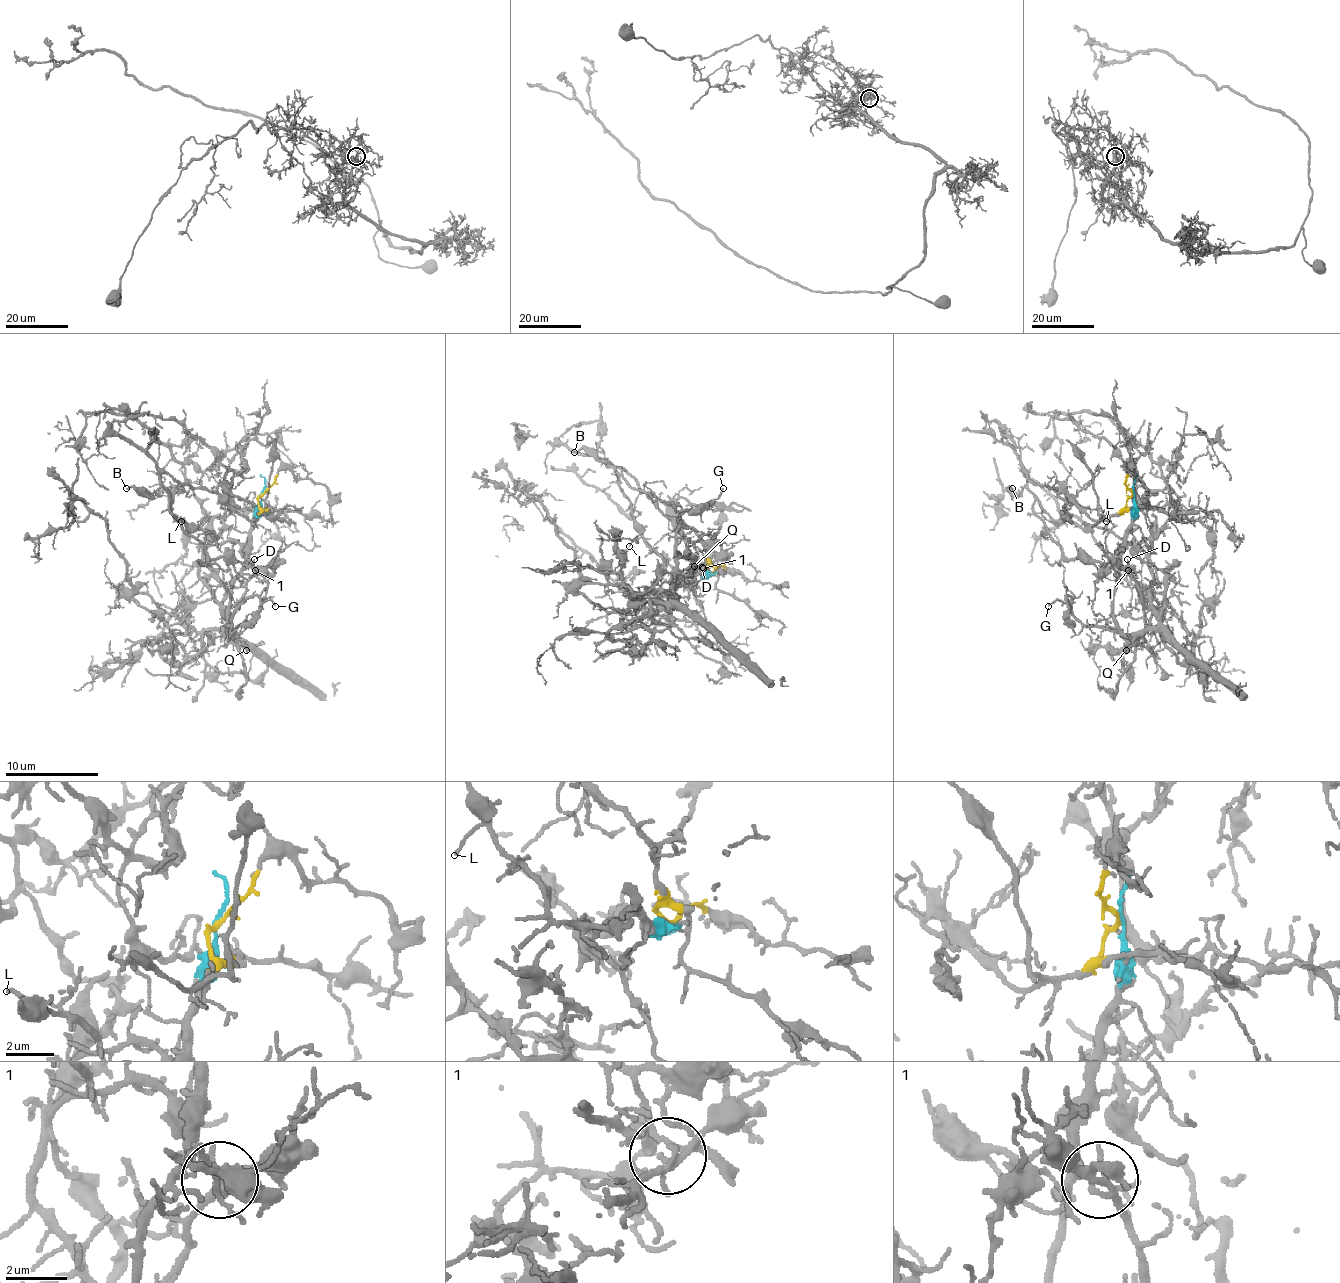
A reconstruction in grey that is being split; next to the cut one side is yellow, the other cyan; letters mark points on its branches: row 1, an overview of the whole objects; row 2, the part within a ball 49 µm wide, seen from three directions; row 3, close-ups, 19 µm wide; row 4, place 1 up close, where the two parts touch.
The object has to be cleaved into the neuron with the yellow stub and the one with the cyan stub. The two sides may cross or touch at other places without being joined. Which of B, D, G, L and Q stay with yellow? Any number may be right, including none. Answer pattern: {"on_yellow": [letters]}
{"on_yellow": ["B", "L"]}

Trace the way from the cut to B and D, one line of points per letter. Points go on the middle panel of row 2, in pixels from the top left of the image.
B: (710, 572), (706, 561), (706, 542), (694, 531), (648, 496), (629, 475), (583, 449), (573, 452)
D: (710, 572), (694, 561), (676, 554), (676, 598), (680, 584), (692, 579), (701, 568)

